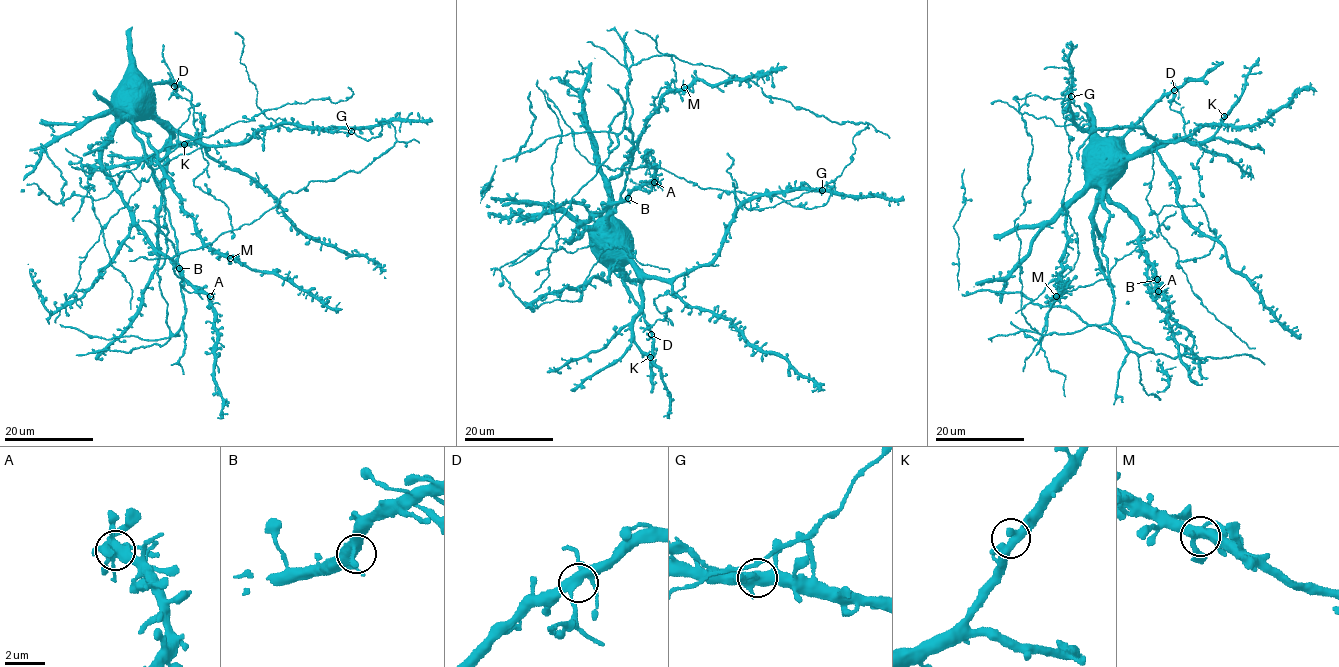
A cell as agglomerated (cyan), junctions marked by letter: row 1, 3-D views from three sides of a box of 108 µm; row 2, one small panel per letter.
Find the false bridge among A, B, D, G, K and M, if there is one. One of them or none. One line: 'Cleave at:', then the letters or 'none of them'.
Cleave at: D

